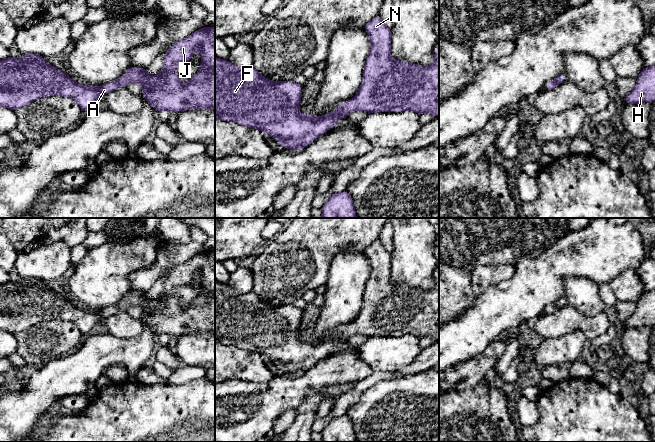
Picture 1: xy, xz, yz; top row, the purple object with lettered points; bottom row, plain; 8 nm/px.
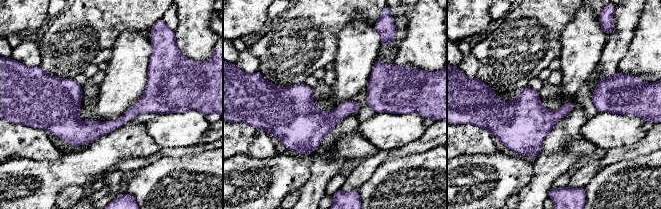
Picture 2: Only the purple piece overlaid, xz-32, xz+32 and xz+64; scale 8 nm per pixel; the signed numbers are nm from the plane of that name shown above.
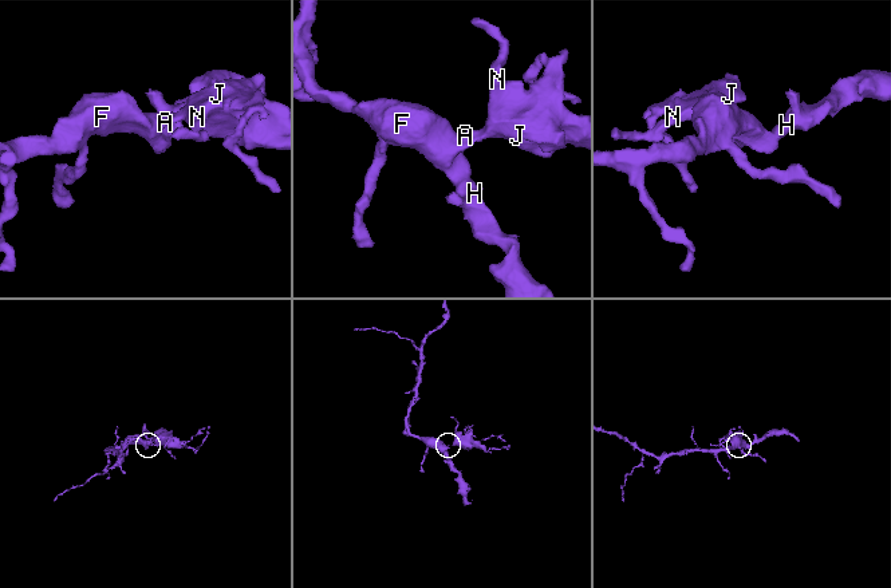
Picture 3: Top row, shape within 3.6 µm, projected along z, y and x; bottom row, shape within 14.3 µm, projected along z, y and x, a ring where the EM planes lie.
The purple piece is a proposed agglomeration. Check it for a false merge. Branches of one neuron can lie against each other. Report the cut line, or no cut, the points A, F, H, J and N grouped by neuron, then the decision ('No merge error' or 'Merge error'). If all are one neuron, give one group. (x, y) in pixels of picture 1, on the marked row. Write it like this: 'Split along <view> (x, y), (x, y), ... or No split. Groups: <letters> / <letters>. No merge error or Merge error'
No split. Groups: A F H J N. No merge error

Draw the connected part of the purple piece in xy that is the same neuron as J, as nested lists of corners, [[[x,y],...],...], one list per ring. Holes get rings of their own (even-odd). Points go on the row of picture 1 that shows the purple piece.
[[[204,26],[172,44],[164,54],[164,67],[158,75],[149,76],[145,68],[129,67],[117,81],[98,87],[75,83],[72,78],[53,67],[41,55],[27,53],[22,54],[20,59],[9,56],[0,61],[0,107],[15,111],[36,99],[62,96],[75,100],[85,114],[100,95],[106,95],[119,87],[127,88],[131,82],[138,82],[142,86],[142,95],[156,112],[168,110],[180,113],[203,108],[215,111],[215,27]],[[195,51],[200,51],[202,54],[200,68],[189,82],[181,83],[175,72],[175,66],[190,61]]]

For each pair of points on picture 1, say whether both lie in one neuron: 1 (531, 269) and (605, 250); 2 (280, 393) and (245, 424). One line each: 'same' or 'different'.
1: same
2: same

